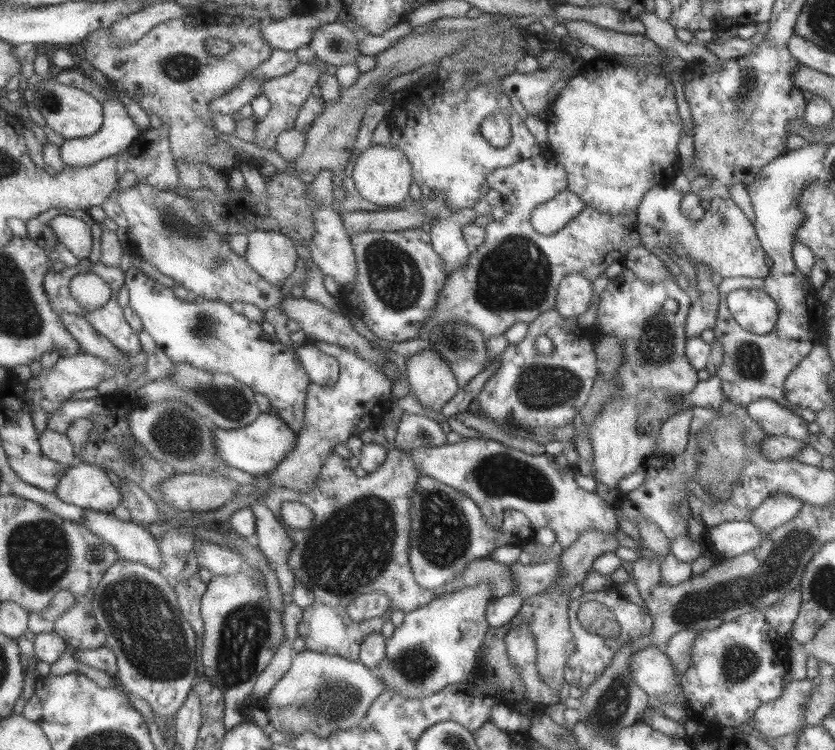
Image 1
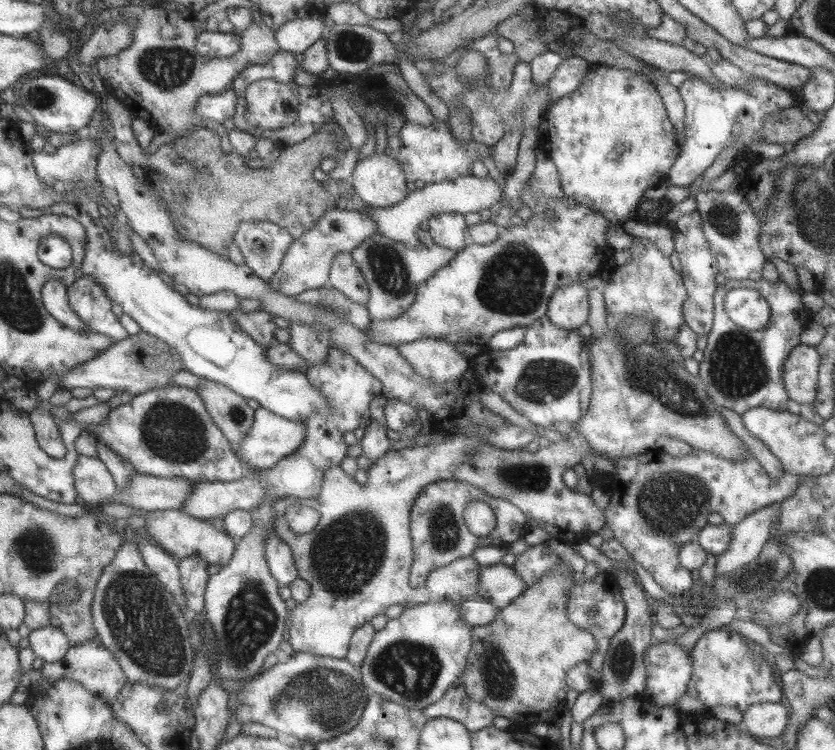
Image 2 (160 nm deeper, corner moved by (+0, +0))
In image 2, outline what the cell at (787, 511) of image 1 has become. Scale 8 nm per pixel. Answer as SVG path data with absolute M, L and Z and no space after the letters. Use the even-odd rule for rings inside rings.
M772 503L732 525L729 546L715 556L714 576L727 574L755 560L769 537L770 524L779 514L780 503Z

